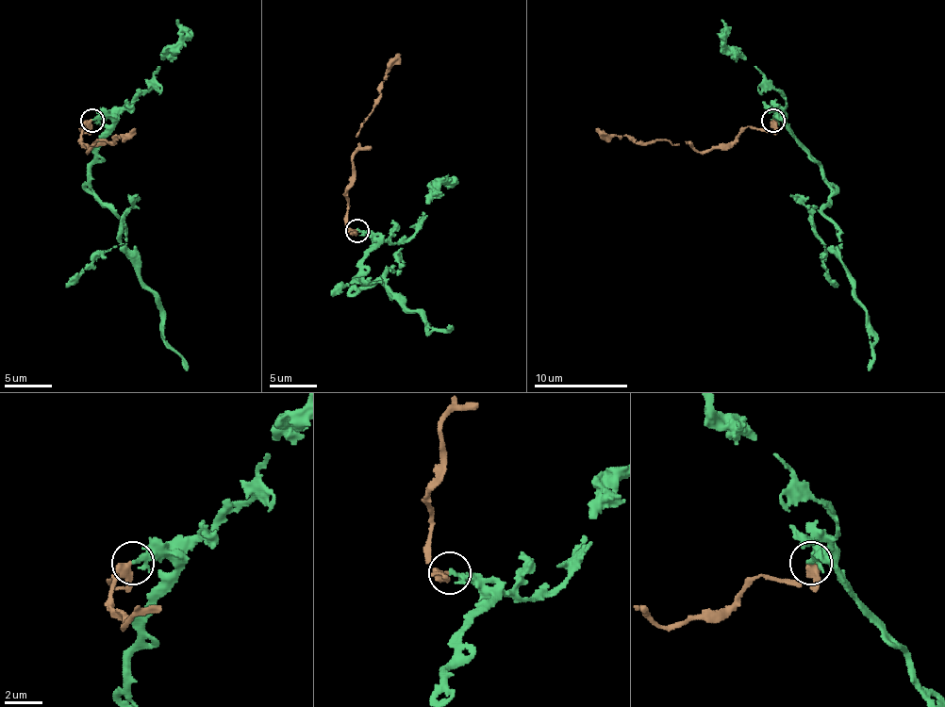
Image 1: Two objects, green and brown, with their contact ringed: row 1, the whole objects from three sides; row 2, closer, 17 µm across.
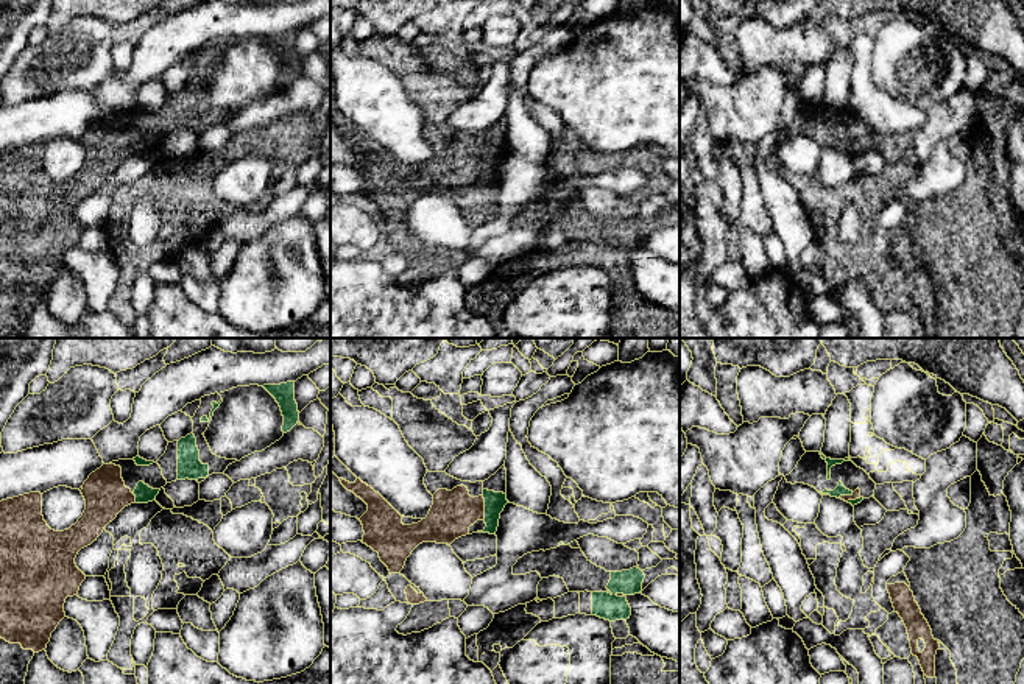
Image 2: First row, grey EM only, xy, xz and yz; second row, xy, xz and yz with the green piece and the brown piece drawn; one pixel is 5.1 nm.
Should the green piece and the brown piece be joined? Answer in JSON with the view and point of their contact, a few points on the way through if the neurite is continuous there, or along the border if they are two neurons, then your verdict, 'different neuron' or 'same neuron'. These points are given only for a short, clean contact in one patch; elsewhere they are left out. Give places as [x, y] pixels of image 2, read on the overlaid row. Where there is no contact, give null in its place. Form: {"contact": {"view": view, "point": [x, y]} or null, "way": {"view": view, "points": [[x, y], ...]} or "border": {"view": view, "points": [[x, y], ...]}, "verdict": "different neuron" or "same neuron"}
{"contact": {"view": "xz", "point": [485, 507]}, "verdict": "same neuron"}

